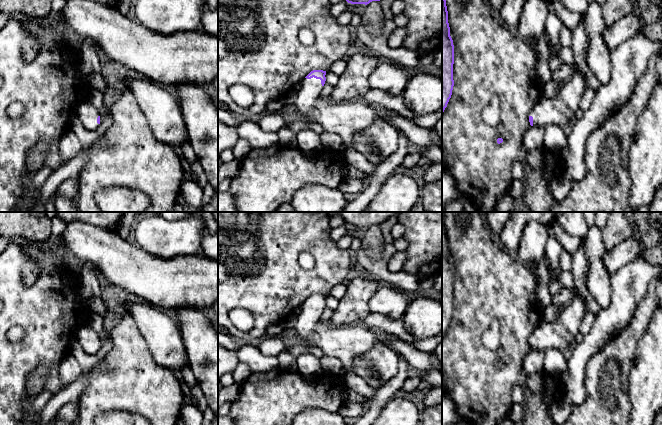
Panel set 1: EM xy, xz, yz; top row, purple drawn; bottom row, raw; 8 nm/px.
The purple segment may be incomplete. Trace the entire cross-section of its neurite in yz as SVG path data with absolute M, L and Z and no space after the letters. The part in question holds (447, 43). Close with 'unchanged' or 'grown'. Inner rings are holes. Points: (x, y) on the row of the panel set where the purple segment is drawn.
M442 0L442 114L447 107L454 86L454 45L450 36L446 0Z | unchanged

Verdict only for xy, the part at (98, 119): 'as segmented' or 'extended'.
extended

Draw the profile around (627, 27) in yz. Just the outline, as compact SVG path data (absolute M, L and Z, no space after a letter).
M636 10L630 12L610 26L605 26L603 30L603 39L609 52L612 52L621 43L641 32L643 27L643 20Z

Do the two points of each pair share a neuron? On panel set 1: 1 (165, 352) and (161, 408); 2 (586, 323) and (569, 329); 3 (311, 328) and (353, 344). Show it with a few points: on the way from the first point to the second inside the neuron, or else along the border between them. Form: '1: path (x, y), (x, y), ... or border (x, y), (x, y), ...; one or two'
1: border (149, 348), (151, 357), (172, 372); two
2: border (584, 315), (578, 332); two
3: path (321, 335), (334, 342), (343, 342); one

